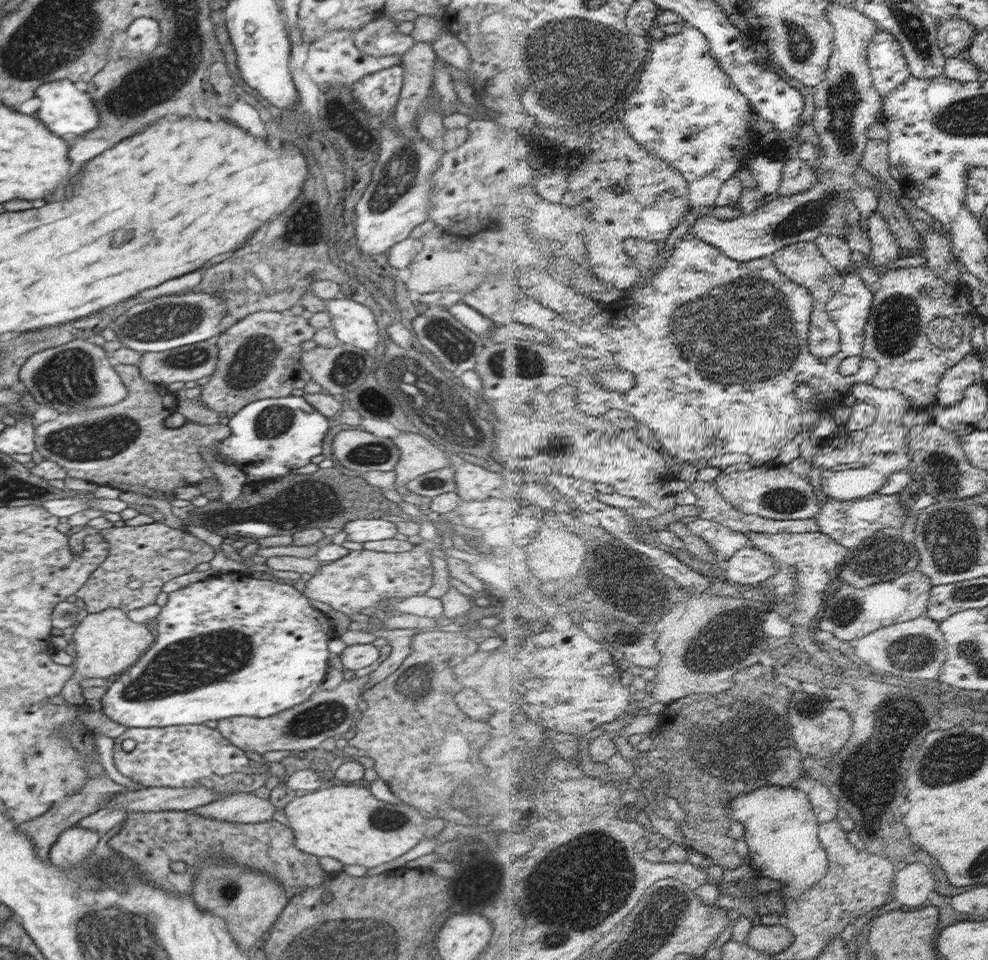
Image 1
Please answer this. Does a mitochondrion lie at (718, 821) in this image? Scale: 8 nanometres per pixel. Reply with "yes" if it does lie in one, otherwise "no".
no

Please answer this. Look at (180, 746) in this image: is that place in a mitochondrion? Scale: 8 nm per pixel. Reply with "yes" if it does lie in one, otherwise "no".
no

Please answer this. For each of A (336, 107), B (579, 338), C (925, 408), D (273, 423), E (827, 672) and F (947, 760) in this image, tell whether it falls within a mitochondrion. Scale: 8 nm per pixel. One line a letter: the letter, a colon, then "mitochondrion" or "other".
A: other
B: other
C: other
D: mitochondrion
E: other
F: mitochondrion

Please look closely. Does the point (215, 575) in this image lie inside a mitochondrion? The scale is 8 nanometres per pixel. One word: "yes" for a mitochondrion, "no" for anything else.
no

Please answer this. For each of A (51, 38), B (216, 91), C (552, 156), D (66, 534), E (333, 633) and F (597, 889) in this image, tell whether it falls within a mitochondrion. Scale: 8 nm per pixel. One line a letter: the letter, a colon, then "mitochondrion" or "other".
A: mitochondrion
B: other
C: other
D: other
E: other
F: mitochondrion

